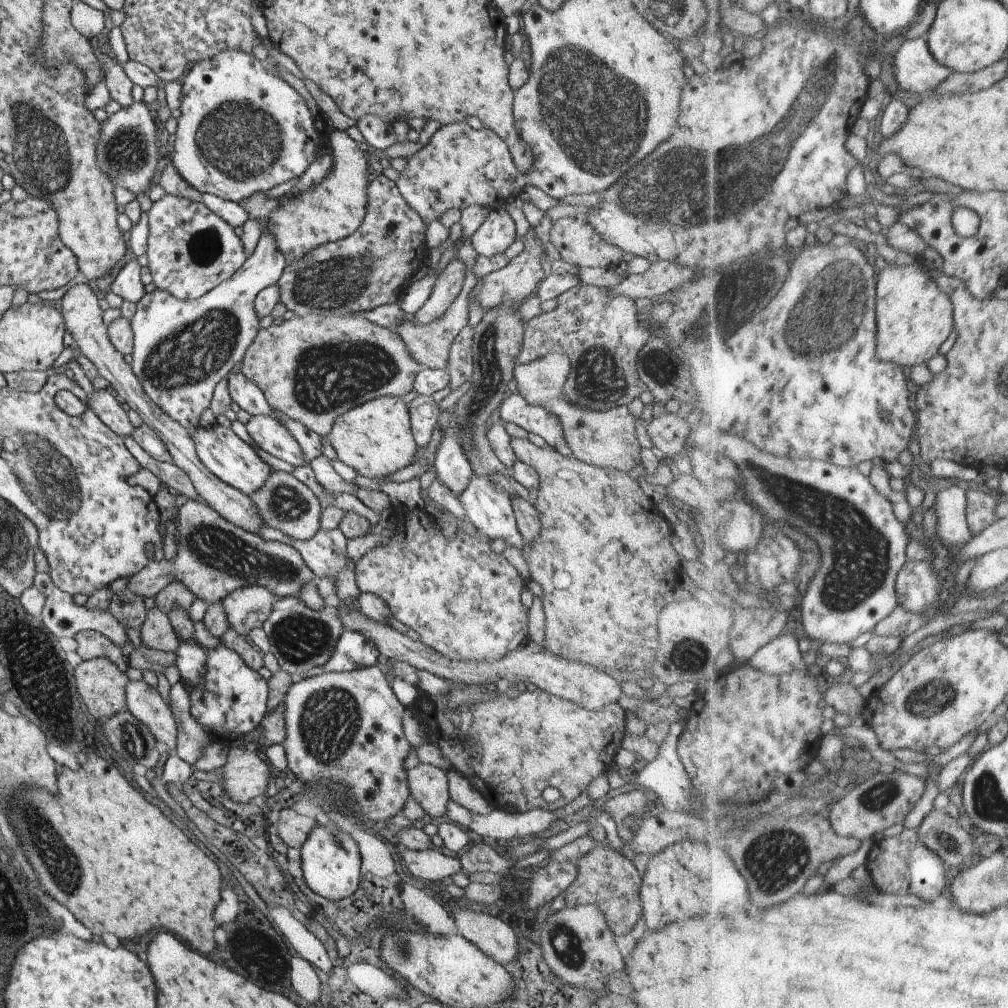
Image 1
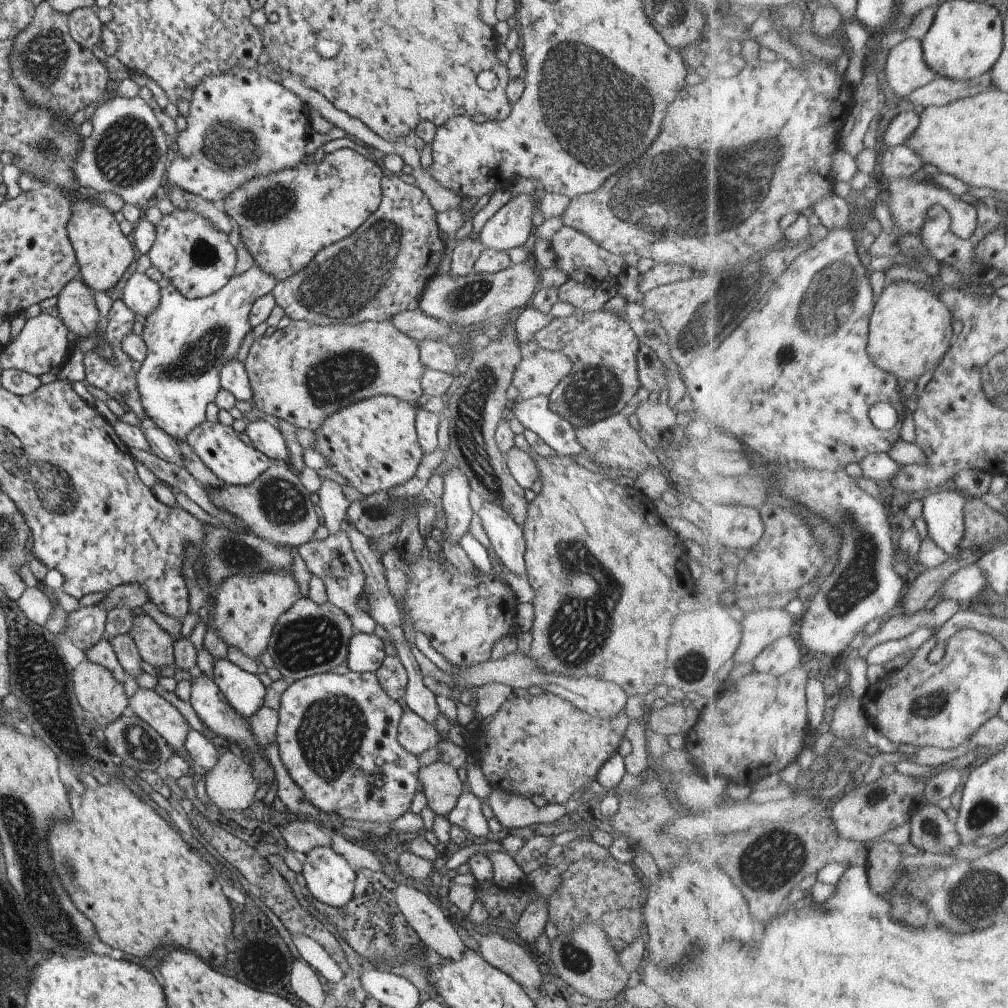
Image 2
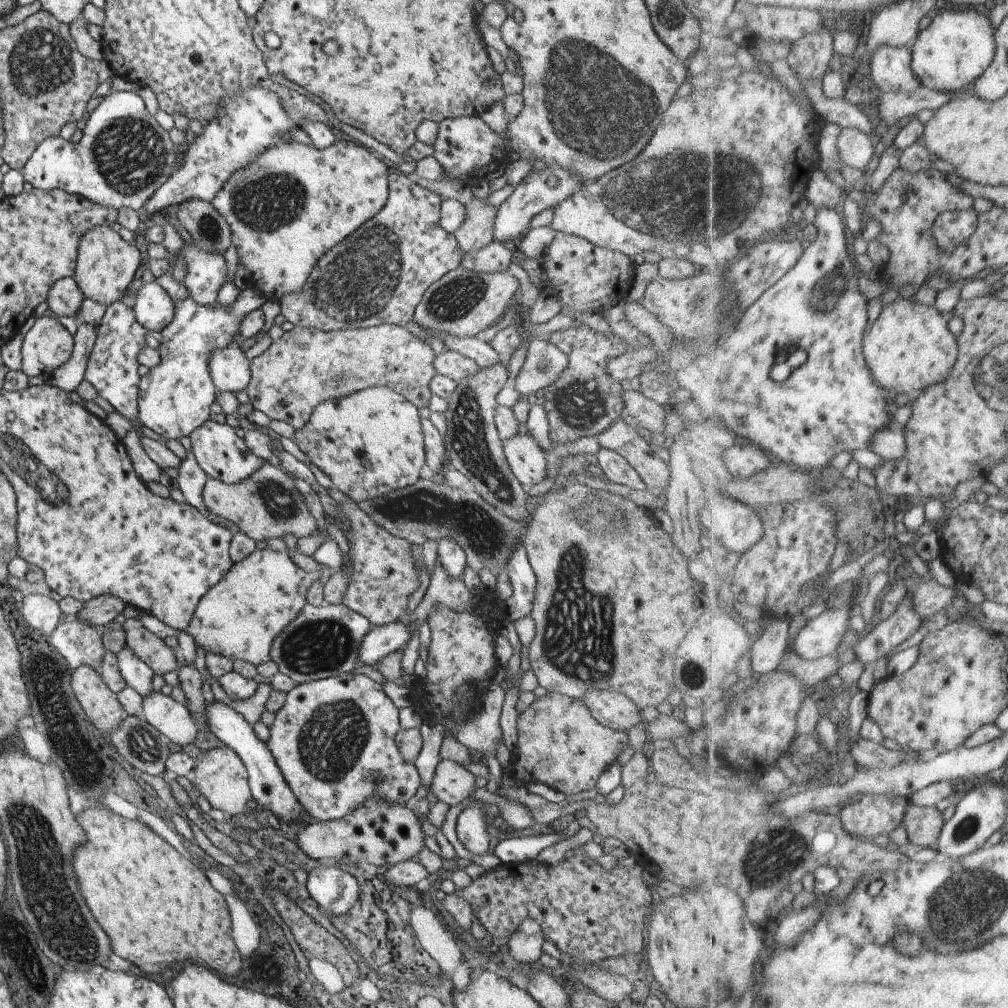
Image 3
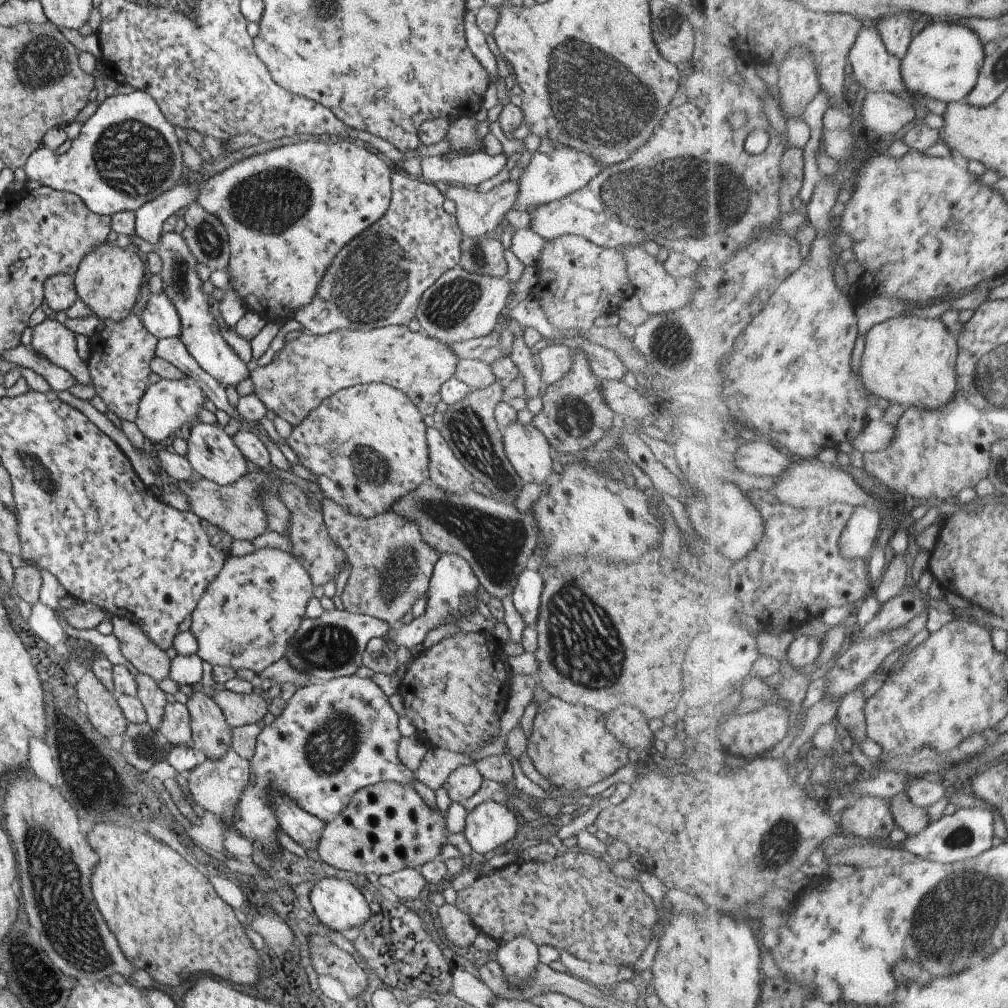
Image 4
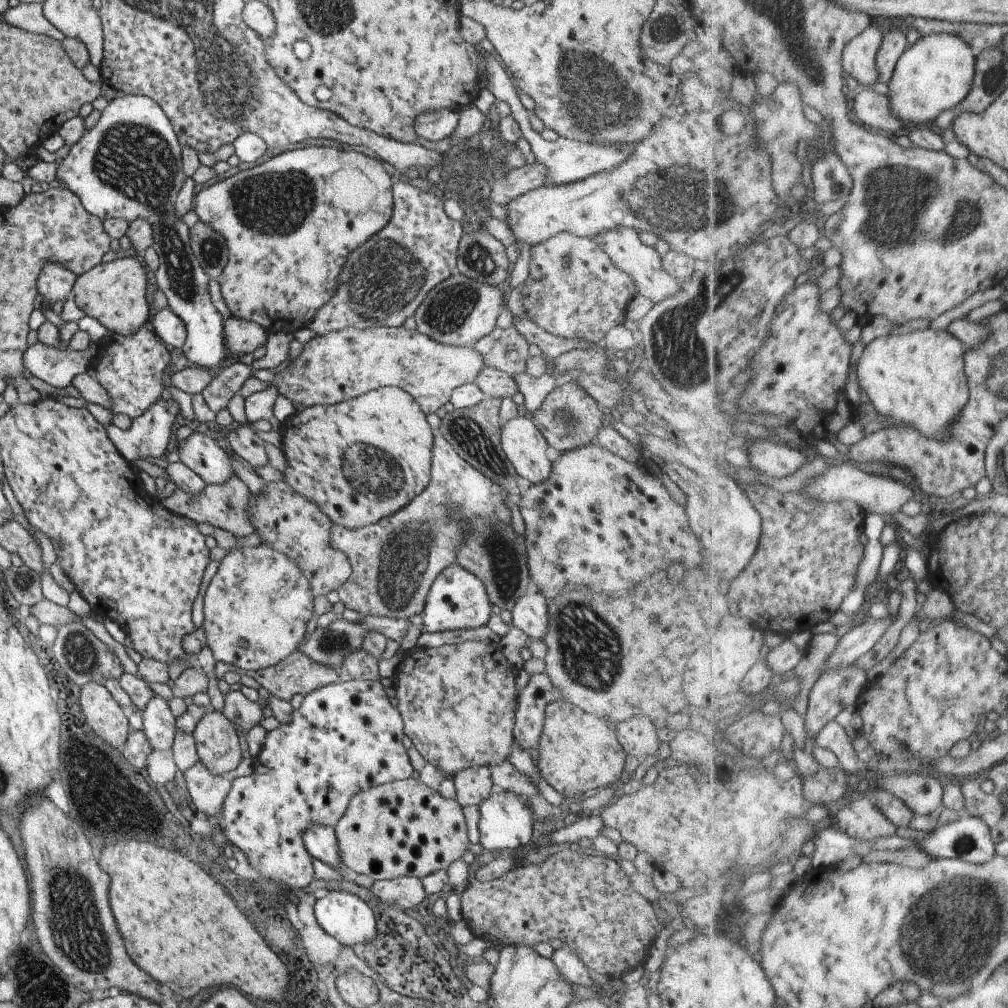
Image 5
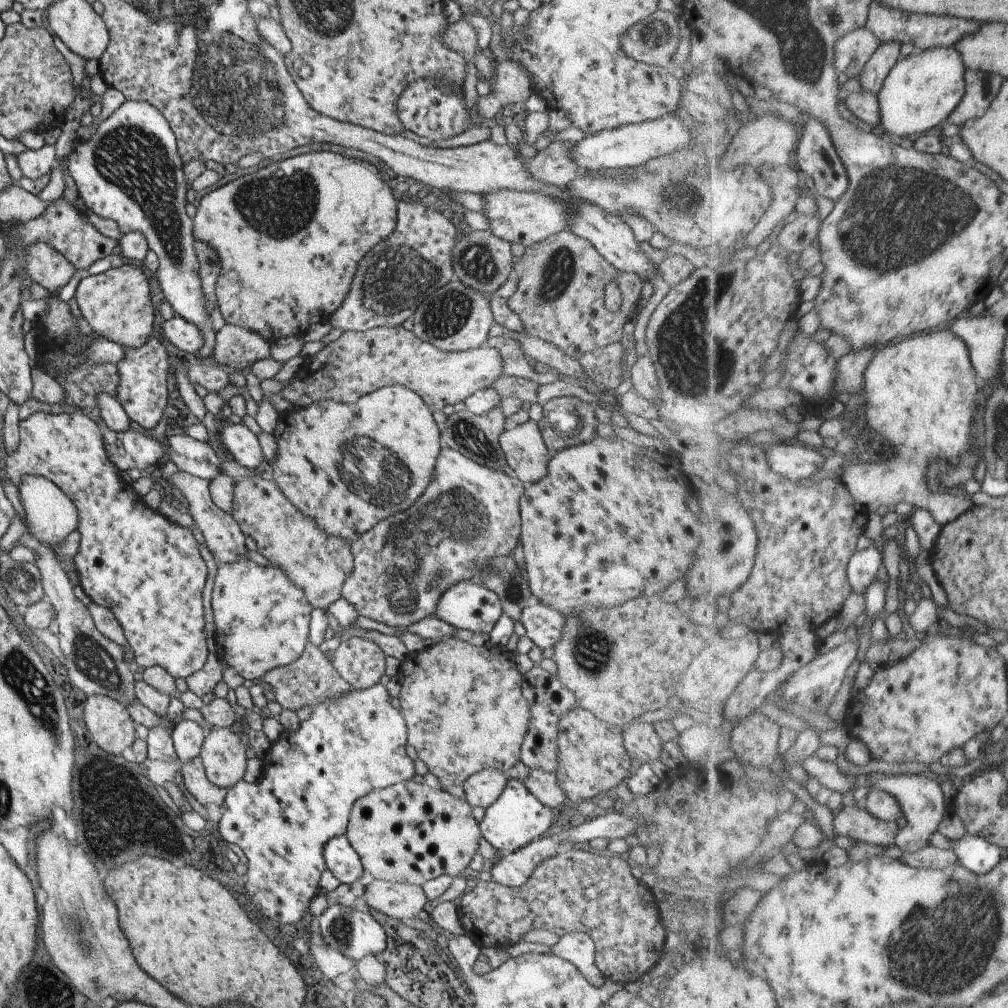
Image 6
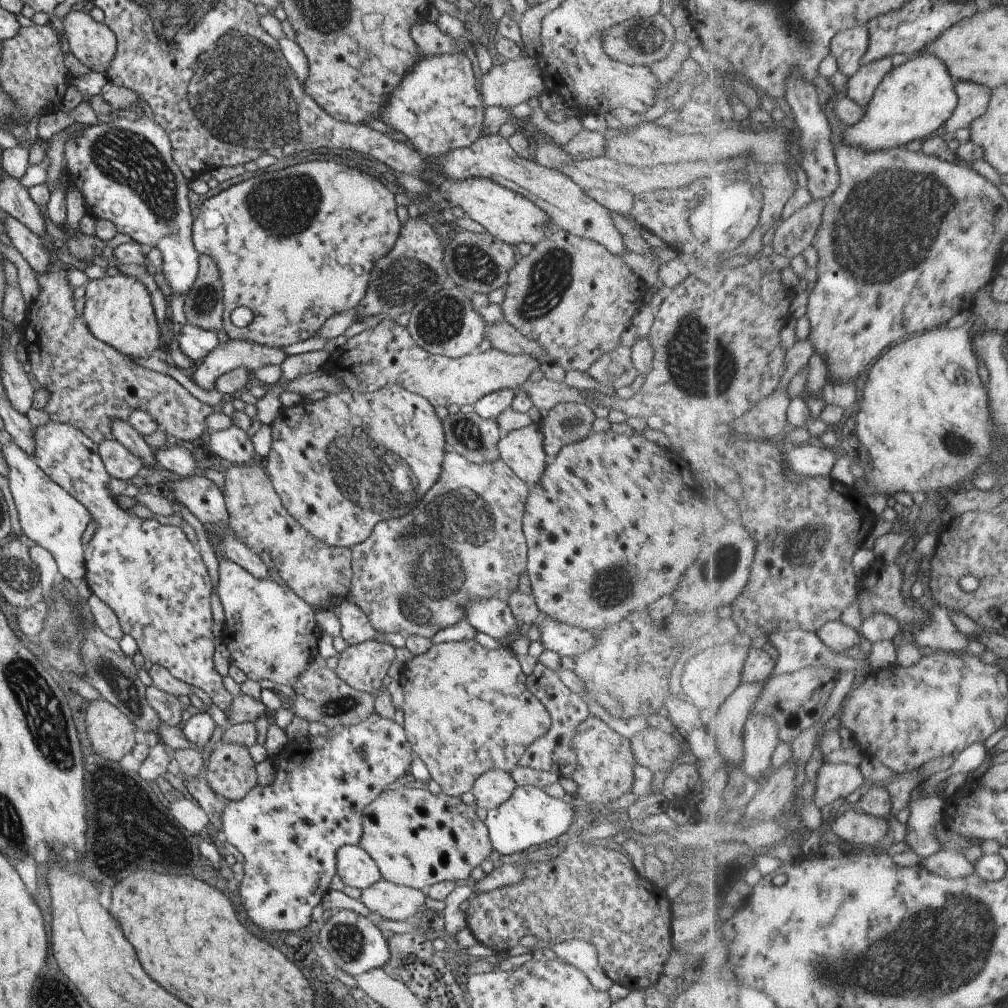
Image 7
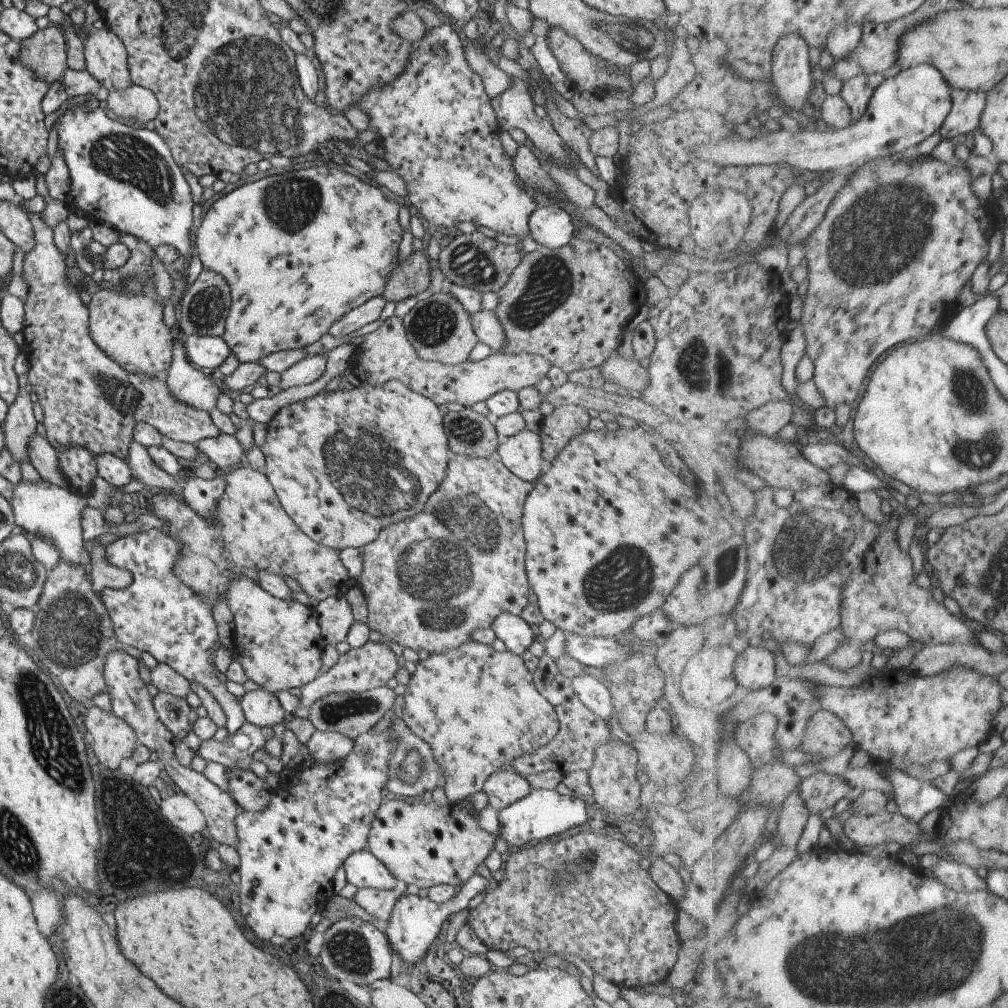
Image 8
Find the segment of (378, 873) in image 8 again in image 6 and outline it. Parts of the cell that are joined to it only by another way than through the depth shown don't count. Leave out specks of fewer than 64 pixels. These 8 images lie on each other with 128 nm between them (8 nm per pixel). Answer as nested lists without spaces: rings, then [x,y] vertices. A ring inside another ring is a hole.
[[[345,835],[330,839],[323,847],[323,858],[326,868],[340,882],[348,887],[351,882],[358,881],[363,876],[359,855],[351,848]]]

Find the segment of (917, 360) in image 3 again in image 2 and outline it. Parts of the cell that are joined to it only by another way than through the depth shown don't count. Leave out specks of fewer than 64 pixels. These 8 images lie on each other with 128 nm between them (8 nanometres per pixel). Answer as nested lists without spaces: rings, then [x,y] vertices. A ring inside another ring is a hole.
[[[886,281],[880,298],[878,298],[874,314],[870,320],[870,336],[868,352],[871,360],[885,372],[896,376],[901,383],[907,380],[916,381],[927,371],[934,371],[950,351],[955,336],[953,335],[954,316],[950,308],[940,297],[935,297],[927,290],[917,288],[911,281]]]

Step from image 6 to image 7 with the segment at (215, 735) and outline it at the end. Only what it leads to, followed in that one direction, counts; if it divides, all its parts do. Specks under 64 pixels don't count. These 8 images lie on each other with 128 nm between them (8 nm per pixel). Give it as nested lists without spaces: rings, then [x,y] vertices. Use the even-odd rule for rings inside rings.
[[[220,742],[211,750],[203,780],[217,798],[225,801],[241,800],[258,785],[248,750],[231,742]]]

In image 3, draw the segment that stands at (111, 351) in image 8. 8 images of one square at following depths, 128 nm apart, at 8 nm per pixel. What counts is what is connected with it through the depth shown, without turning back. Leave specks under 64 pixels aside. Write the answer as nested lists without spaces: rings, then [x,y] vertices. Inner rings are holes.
[[[95,226],[79,238],[77,257],[72,278],[84,298],[89,298],[107,307],[111,302],[119,301],[123,296],[133,274],[139,266],[139,252],[128,244],[109,226]]]

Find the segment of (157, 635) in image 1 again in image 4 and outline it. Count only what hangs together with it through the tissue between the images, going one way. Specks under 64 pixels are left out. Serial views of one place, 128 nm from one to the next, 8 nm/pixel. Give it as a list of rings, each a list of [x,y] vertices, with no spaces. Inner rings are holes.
[[[110,616],[113,634],[119,643],[120,652],[141,675],[147,675],[157,684],[168,678],[170,660],[165,651],[155,646],[142,630],[131,621],[119,616]]]

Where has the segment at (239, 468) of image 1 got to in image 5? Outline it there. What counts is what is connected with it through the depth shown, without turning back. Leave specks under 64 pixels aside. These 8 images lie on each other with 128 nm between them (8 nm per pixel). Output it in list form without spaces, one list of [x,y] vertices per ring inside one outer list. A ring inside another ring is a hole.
[[[193,431],[191,435],[181,439],[179,442],[174,441],[179,460],[192,470],[199,478],[203,479],[208,485],[223,484],[231,475],[233,471],[229,466],[229,458],[235,458],[231,454],[226,454],[223,448],[220,448],[217,443],[209,436],[203,436],[201,433]]]

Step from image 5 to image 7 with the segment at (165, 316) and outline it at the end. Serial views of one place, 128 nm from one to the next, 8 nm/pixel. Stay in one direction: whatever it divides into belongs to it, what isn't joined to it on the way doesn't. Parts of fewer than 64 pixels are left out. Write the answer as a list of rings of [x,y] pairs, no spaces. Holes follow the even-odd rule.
[[[184,324],[178,332],[176,341],[181,353],[191,360],[203,360],[218,344],[213,331],[198,328],[193,324]]]

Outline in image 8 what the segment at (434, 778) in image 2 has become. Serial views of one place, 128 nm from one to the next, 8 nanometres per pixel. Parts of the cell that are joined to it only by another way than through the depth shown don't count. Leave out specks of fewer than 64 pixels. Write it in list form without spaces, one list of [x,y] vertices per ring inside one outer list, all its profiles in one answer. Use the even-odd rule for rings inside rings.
[[[505,769],[489,774],[482,787],[482,792],[487,796],[487,804],[495,811],[502,810],[515,800],[523,798],[529,790],[525,777]]]

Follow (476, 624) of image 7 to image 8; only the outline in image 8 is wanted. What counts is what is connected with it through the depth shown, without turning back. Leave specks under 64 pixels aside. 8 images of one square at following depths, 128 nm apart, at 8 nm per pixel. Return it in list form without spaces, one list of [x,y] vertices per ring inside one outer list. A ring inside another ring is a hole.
[[[501,612],[489,626],[495,638],[499,639],[505,649],[516,656],[527,651],[535,639],[539,639],[534,628],[529,627],[520,617]]]

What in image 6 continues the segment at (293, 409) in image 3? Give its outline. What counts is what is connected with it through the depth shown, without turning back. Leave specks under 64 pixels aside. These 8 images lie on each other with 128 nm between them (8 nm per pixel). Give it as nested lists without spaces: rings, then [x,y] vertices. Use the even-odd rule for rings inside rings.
[[[402,325],[375,327],[364,331],[344,331],[326,347],[327,358],[315,370],[301,378],[291,378],[291,384],[280,395],[295,407],[295,400],[305,394],[313,401],[334,400],[355,402],[360,396],[389,385],[401,385],[412,390],[430,412],[447,404],[463,402],[475,391],[491,387],[502,372],[504,362],[493,347],[479,346],[466,351],[445,352],[419,340]]]

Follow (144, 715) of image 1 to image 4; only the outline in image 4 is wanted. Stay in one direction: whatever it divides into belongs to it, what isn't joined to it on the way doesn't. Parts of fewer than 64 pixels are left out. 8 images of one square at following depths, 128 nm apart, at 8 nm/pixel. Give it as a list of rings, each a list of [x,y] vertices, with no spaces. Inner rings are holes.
[[[165,702],[163,716],[157,726],[162,741],[175,746],[192,746],[190,740],[189,714],[185,705],[179,702]]]

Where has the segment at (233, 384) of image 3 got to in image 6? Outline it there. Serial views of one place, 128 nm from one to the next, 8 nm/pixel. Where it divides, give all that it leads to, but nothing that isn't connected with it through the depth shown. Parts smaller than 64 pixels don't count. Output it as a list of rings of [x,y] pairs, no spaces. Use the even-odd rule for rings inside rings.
[[[125,101],[96,127],[90,138],[75,144],[75,148],[68,154],[66,164],[69,176],[77,187],[78,197],[87,210],[101,218],[112,220],[117,224],[121,235],[130,232],[143,235],[148,248],[157,255],[157,282],[173,314],[198,326],[204,336],[203,346],[194,355],[199,359],[209,356],[216,332],[211,330],[209,313],[204,307],[205,298],[200,287],[198,262],[193,248],[195,240],[192,237],[192,220],[185,213],[185,192],[188,186],[181,172],[182,162],[176,151],[174,134],[165,118],[145,101]]]

